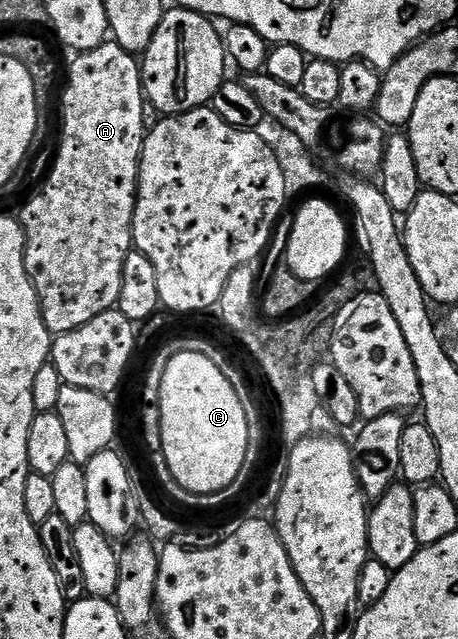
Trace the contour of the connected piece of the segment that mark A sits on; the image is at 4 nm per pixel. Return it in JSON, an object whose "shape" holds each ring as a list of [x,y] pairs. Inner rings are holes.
{"shape":[[[104,43],[93,47],[87,53],[79,53],[71,65],[71,74],[67,77],[67,90],[63,93],[63,142],[59,145],[59,154],[55,157],[55,166],[43,185],[43,190],[23,209],[21,220],[27,246],[25,247],[25,267],[29,271],[29,279],[37,291],[37,299],[41,307],[41,315],[45,319],[45,327],[52,335],[77,331],[77,327],[85,327],[89,319],[97,319],[105,311],[116,308],[121,295],[121,271],[125,268],[125,259],[133,252],[131,232],[133,231],[133,215],[135,214],[135,196],[139,193],[139,160],[143,150],[143,138],[147,132],[143,122],[145,94],[143,91],[143,71],[136,54],[125,51],[120,45]]]}

